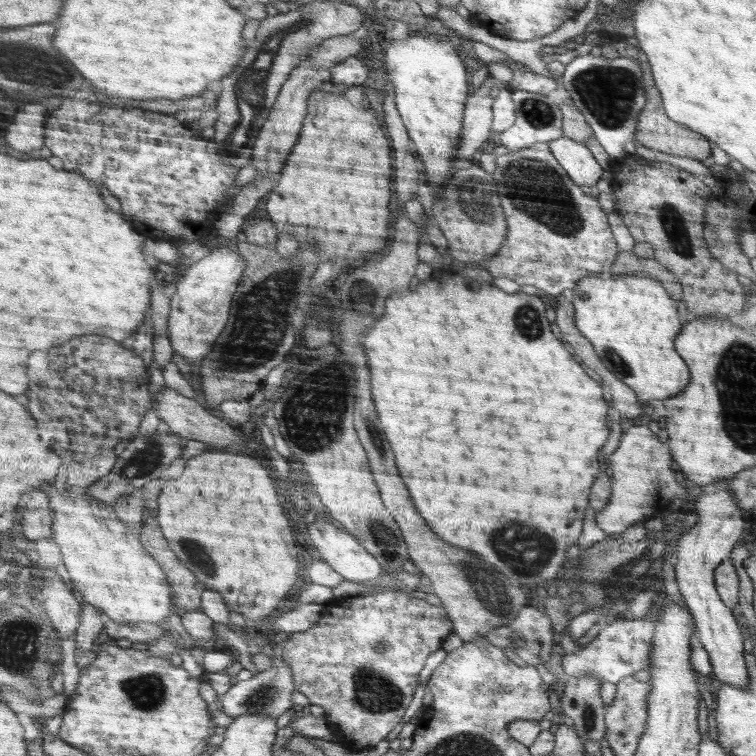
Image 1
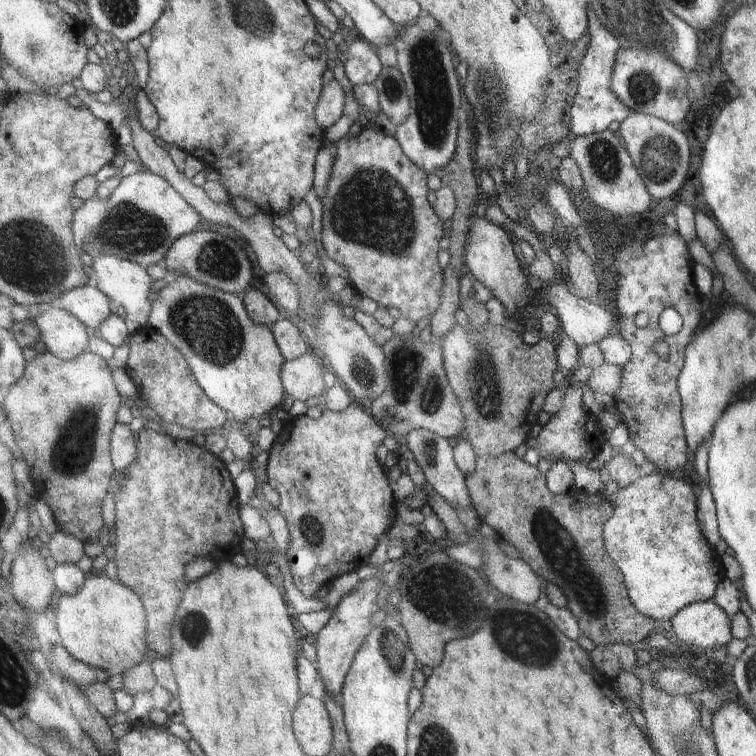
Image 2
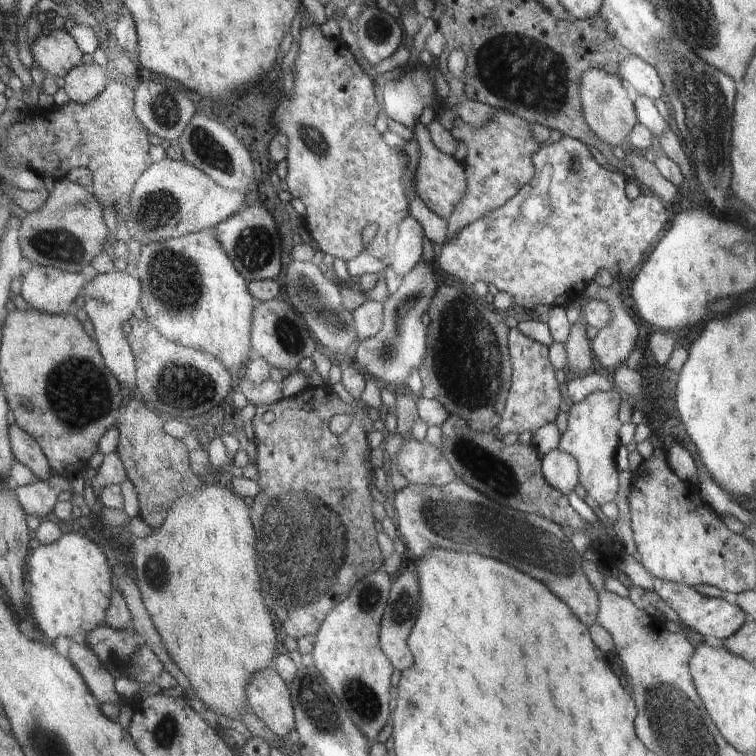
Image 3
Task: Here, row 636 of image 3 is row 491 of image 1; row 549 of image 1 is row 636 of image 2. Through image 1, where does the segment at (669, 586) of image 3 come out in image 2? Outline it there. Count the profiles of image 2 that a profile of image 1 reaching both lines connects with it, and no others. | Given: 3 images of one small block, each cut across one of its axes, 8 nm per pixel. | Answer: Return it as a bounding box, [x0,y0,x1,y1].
[671,601,730,650]

